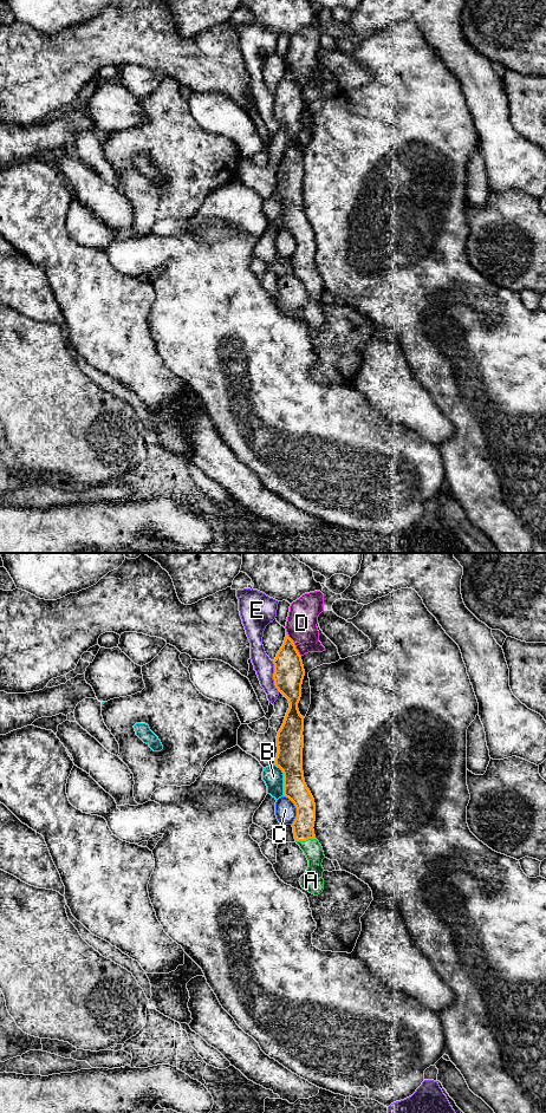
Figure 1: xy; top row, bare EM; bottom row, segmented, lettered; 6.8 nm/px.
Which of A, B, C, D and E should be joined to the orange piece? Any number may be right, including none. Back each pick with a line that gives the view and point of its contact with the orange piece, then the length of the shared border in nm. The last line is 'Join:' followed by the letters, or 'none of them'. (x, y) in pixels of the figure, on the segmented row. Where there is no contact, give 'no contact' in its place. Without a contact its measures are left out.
A: xy (305, 840) | 140 nm
Join: A

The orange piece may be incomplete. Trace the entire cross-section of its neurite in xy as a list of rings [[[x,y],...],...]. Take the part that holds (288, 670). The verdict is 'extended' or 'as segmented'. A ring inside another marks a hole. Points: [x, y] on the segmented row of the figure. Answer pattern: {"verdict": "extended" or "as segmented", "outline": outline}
{"verdict": "extended", "outline": [[[287,632],[273,664],[274,685],[290,703],[284,723],[278,731],[278,753],[274,764],[284,773],[284,796],[288,798],[297,808],[297,816],[292,824],[294,839],[308,860],[308,867],[300,877],[300,885],[318,896],[324,890],[321,863],[325,855],[314,835],[316,803],[305,783],[303,772],[304,717],[299,712],[298,703],[305,670],[301,656]]]}

